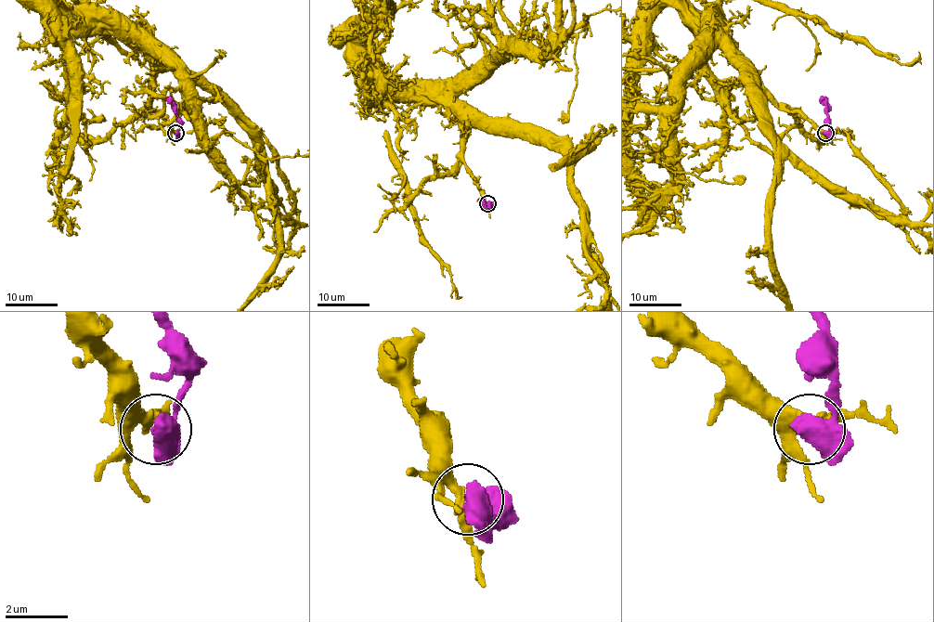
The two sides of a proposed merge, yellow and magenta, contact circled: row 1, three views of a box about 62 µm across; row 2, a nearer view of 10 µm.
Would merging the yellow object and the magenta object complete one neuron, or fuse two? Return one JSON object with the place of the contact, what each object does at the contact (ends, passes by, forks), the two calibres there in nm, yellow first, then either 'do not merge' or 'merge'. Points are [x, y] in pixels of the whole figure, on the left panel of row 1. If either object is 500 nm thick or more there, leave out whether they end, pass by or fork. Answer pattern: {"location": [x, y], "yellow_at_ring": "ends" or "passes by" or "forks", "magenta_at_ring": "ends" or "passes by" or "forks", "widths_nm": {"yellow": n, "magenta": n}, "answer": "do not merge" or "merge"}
{"location": [175, 133], "widths_nm": {"yellow": 320, "magenta": 500}, "answer": "do not merge"}

